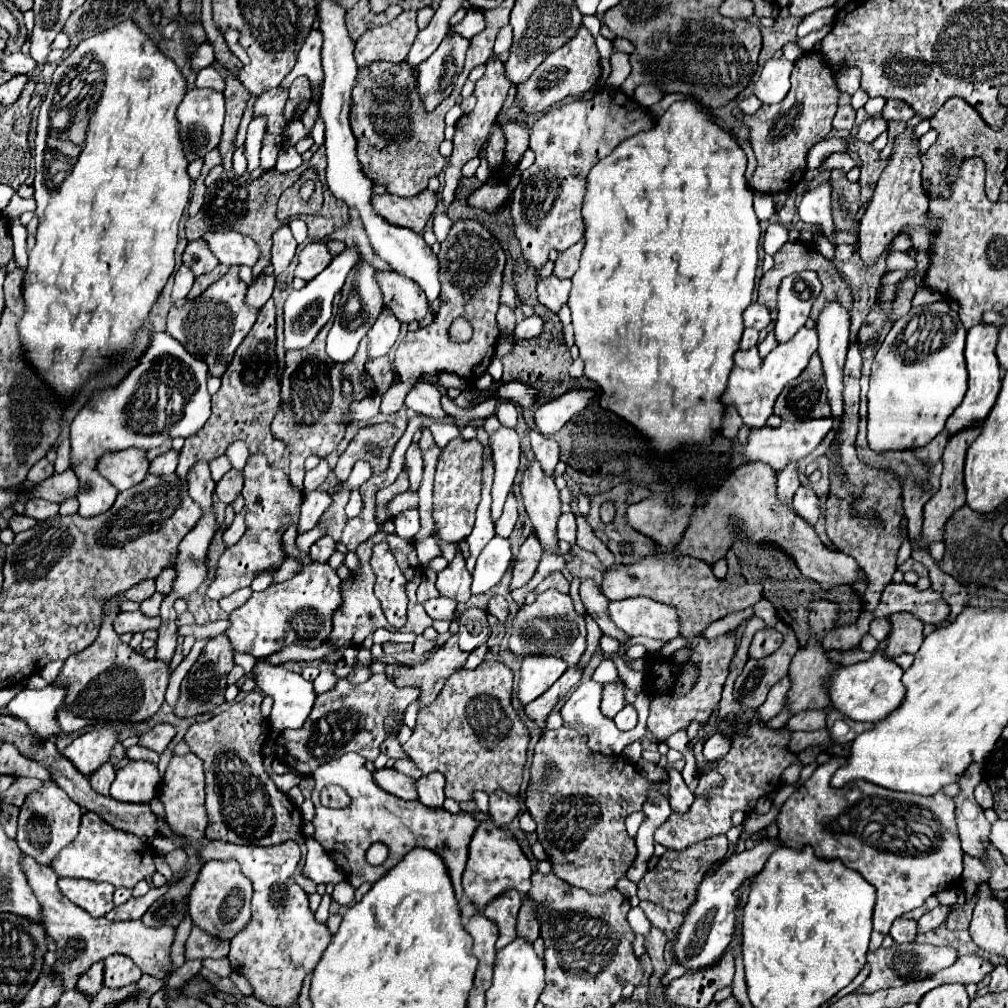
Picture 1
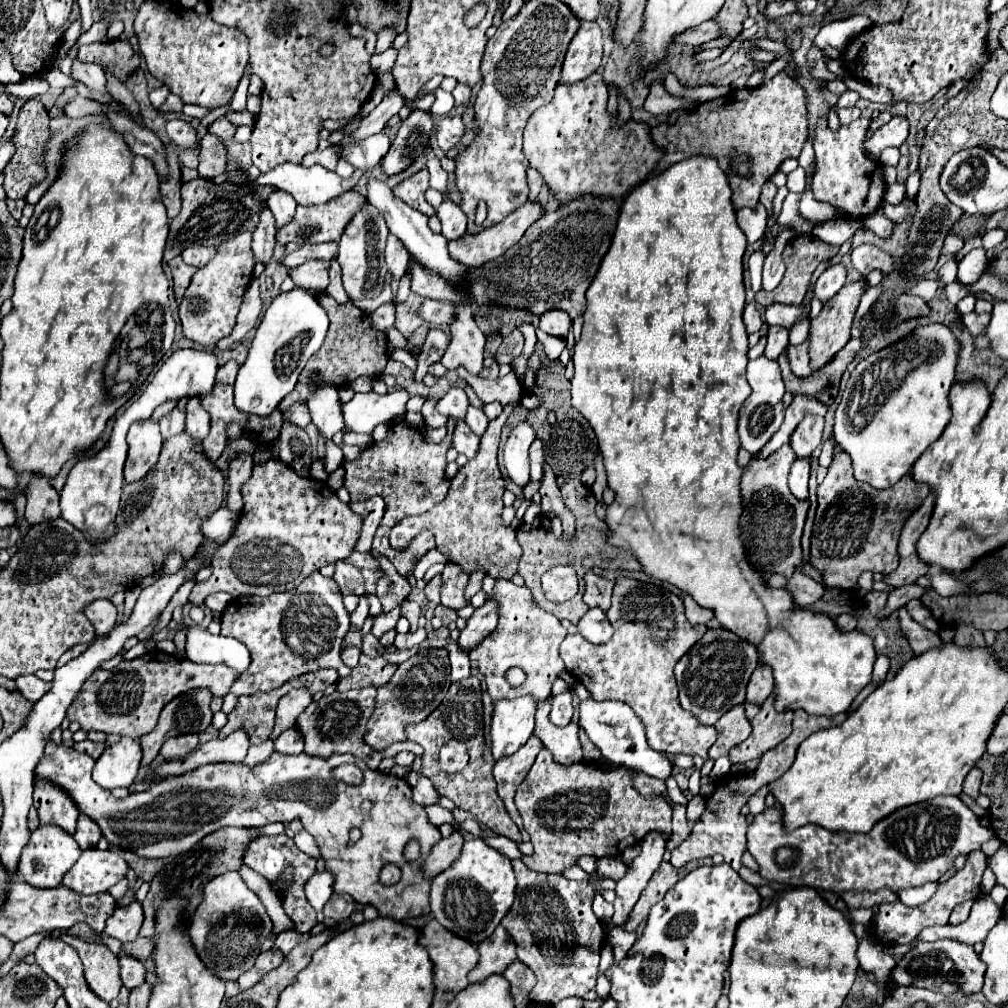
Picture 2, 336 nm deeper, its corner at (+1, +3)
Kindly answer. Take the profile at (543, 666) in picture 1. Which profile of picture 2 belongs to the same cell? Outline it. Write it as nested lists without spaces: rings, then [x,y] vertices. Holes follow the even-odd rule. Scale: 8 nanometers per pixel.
[[[525,695],[495,703],[491,723],[491,753],[495,759],[509,757],[527,743],[535,727],[535,699]]]

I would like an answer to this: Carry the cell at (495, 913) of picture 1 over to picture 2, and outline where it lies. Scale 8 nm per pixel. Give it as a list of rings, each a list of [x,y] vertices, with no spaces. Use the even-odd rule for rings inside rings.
[[[499,925],[493,935],[477,945],[479,949],[479,963],[473,971],[469,971],[469,983],[481,983],[489,975],[501,975],[505,967],[517,961],[515,943]]]

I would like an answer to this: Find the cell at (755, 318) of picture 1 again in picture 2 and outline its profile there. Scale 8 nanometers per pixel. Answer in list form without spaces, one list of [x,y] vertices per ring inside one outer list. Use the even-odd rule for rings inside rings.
[[[775,303],[773,307],[767,307],[767,325],[779,325],[785,327],[787,331],[793,329],[793,325],[801,319],[801,317],[809,317],[809,311],[805,311],[803,305],[783,305],[783,303]]]

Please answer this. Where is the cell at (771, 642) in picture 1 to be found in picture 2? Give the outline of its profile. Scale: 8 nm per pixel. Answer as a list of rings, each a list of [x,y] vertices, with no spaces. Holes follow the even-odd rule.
[[[761,665],[753,671],[749,685],[747,685],[747,703],[753,705],[763,705],[765,699],[773,693],[773,675],[769,667]]]

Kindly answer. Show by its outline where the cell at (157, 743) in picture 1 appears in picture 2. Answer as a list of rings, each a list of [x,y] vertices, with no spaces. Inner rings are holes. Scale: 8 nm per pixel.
[[[181,735],[181,737],[173,737],[169,739],[163,749],[161,755],[171,761],[171,759],[181,759],[187,757],[191,751],[195,751],[199,745],[199,735]]]

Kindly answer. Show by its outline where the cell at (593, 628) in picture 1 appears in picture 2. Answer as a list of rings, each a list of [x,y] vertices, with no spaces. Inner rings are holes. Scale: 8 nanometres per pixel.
[[[547,697],[545,701],[537,703],[537,717],[535,717],[535,737],[541,739],[543,747],[551,751],[553,759],[561,765],[573,765],[583,761],[581,743],[579,743],[579,727],[567,725],[567,727],[555,727],[549,721],[553,697]]]

